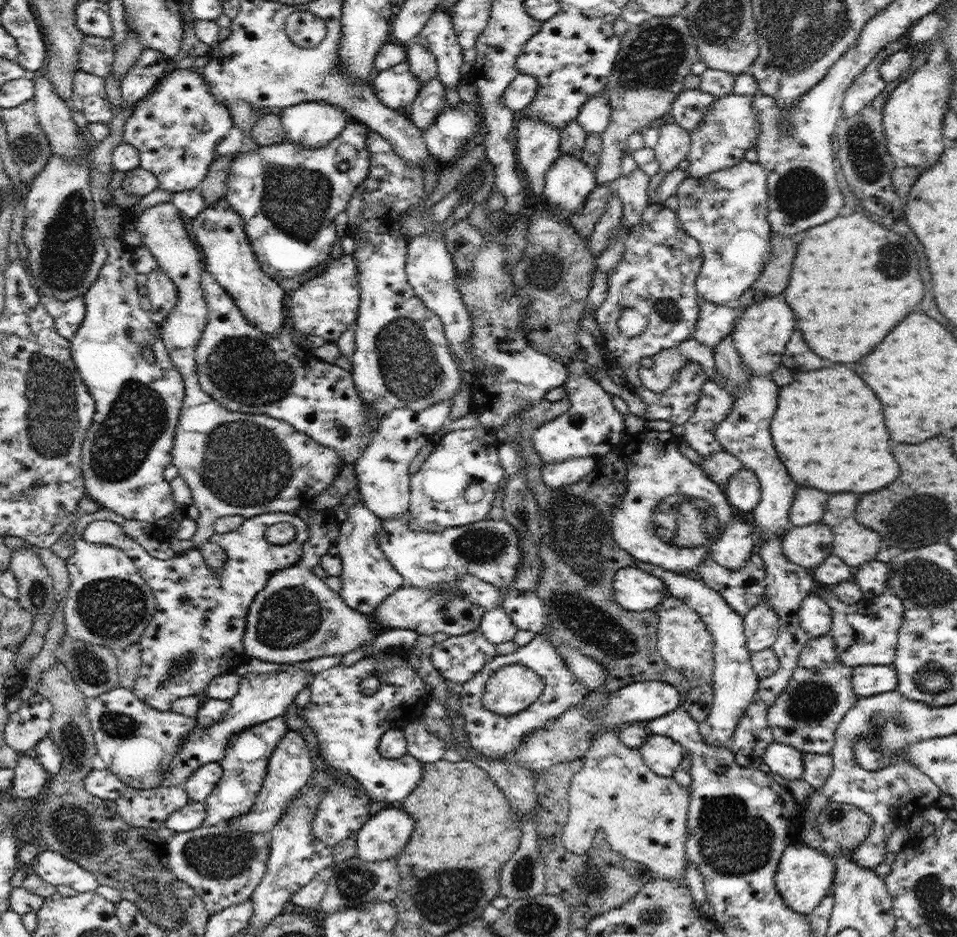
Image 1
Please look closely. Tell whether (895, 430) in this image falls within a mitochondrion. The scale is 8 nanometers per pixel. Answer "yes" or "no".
no

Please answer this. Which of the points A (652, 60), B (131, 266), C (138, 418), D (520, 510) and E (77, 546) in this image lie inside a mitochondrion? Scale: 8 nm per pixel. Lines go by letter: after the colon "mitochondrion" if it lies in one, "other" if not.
A: mitochondrion
B: other
C: mitochondrion
D: mitochondrion
E: other

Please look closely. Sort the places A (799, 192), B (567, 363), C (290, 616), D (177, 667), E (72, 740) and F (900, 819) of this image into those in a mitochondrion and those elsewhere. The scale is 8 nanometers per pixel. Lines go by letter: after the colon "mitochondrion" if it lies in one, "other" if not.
A: mitochondrion
B: other
C: mitochondrion
D: mitochondrion
E: mitochondrion
F: other

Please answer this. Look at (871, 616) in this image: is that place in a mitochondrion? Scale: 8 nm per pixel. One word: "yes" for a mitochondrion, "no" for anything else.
no

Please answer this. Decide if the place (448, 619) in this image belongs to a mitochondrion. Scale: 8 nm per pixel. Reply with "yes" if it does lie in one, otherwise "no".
no

